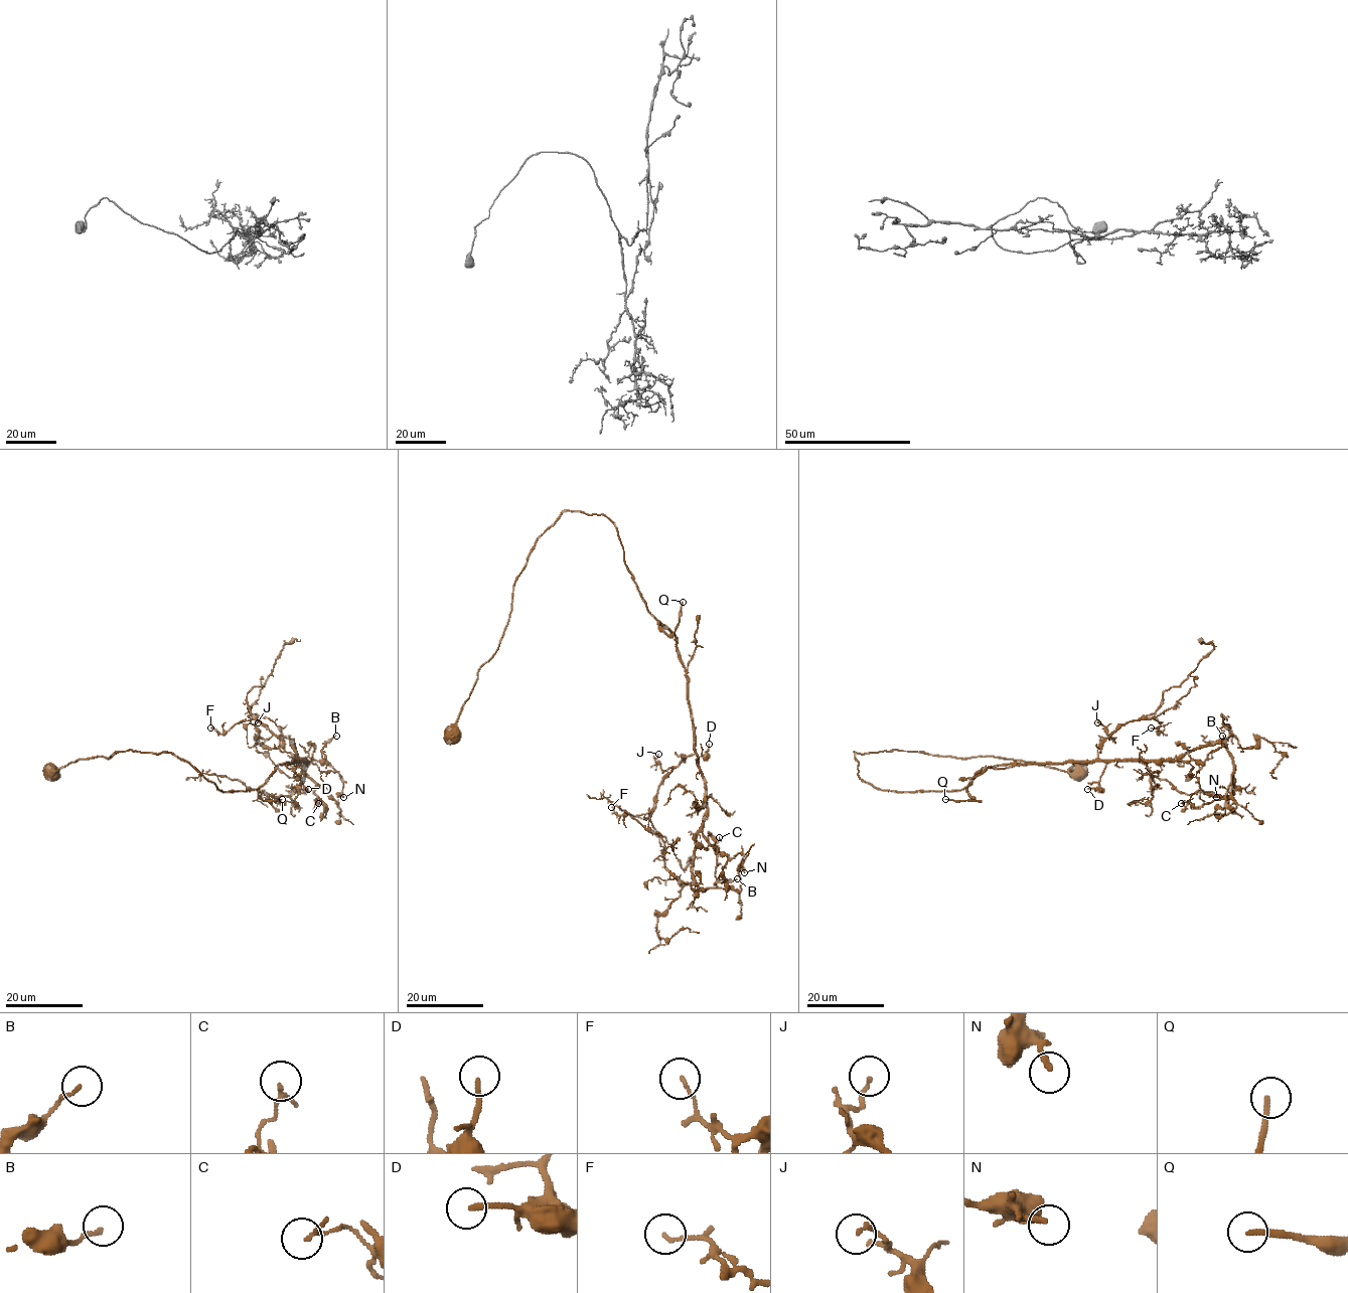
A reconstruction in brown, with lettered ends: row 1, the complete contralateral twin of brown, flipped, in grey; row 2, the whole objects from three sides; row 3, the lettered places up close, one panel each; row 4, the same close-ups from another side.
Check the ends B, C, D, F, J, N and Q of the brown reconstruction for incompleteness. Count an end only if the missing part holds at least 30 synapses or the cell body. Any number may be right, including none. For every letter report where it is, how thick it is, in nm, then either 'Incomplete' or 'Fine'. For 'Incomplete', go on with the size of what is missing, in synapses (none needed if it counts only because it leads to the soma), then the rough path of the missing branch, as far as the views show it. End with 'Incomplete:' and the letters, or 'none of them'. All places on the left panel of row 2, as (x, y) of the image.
B: Place: (336, 736). Thickness 150 nm. Fine
C: Place: (318, 803). Thickness 100 nm. Fine
D: Place: (308, 789). Thickness 180 nm. Fine
F: Place: (210, 728). Thickness 110 nm. Fine
J: Place: (258, 722). Thickness 140 nm. Fine
N: Place: (343, 797). Thickness 190 nm. Fine
Q: Place: (282, 799). Thickness 190 nm. Incomplete. Roughly 200 synapses. Course of what is missing: (282, 799), (334, 796), (287, 755), (349, 792), (358, 760), (349, 747), (362, 751)
Incomplete: Q

